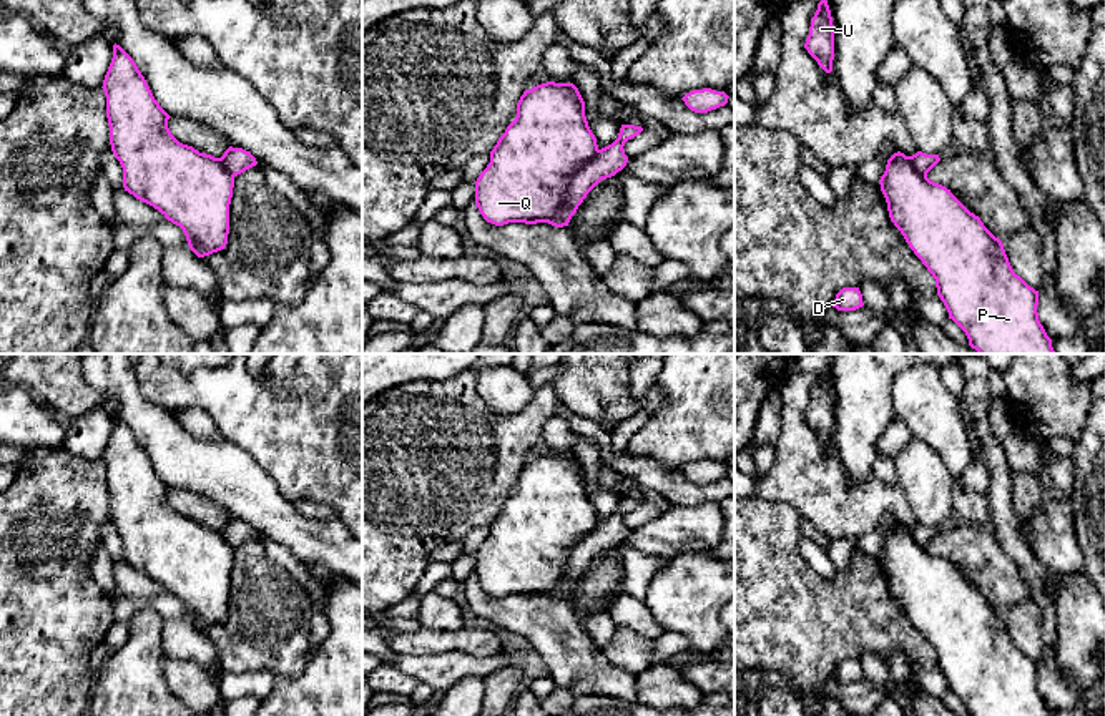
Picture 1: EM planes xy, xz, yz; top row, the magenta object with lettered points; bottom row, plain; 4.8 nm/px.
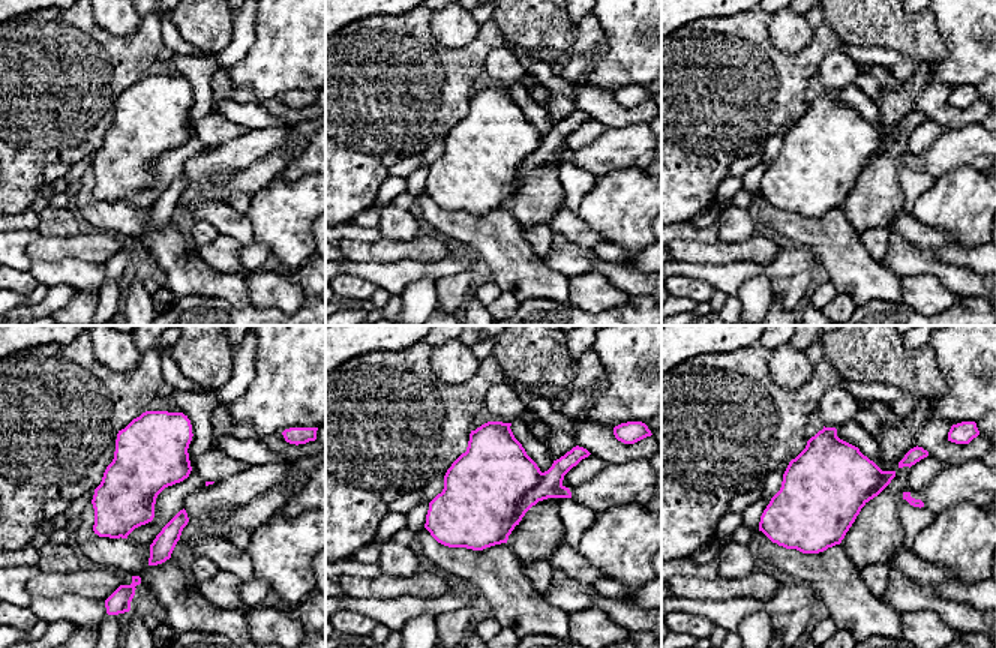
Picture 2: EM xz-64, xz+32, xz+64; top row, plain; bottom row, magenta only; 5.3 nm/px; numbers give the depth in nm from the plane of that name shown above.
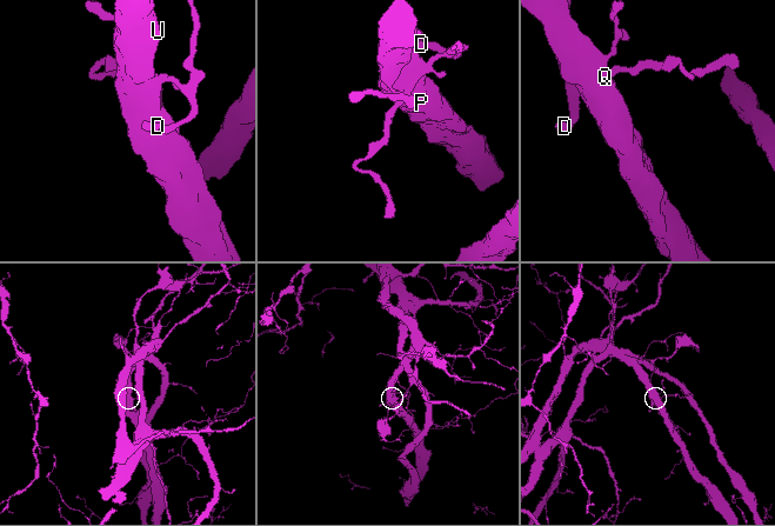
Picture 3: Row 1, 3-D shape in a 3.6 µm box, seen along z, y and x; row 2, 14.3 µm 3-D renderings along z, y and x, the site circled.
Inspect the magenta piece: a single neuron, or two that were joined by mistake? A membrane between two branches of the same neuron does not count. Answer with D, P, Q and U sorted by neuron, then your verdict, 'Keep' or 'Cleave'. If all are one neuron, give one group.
Groups: D / P Q U. Cleave

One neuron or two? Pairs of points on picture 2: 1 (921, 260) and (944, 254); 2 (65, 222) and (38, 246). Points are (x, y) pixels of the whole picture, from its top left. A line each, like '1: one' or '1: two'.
1: two
2: two

